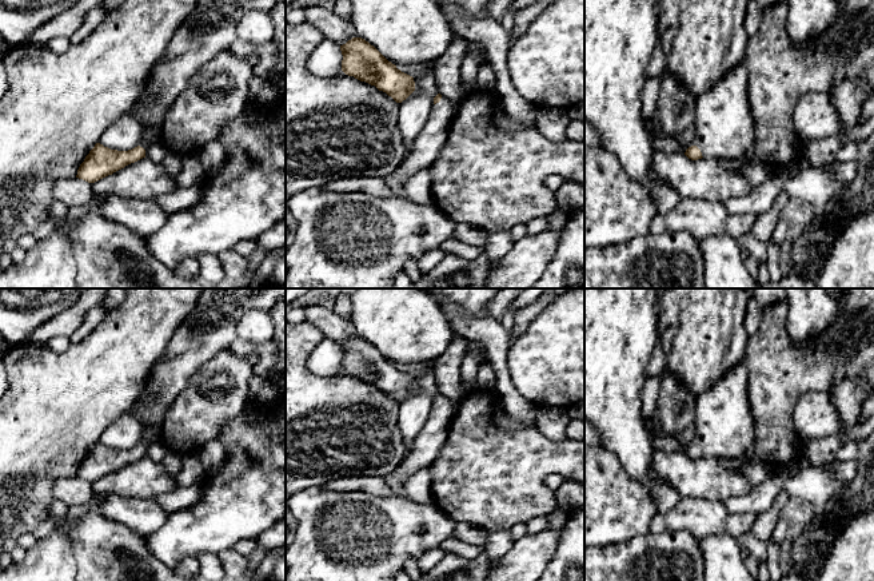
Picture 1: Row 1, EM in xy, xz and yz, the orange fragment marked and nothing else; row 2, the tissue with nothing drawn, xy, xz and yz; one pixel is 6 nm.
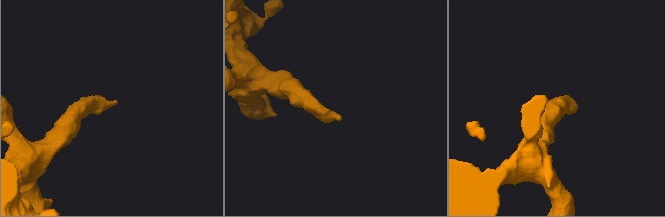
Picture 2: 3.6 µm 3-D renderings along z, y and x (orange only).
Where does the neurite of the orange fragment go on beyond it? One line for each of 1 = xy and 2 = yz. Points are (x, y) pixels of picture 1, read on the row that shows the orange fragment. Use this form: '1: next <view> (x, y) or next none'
1: next xy (148, 138)
2: next yz (723, 126)

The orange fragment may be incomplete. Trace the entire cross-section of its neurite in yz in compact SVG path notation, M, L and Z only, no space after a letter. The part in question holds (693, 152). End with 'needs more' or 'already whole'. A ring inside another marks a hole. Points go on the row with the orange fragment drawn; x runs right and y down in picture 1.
M742 63L697 98L695 142L685 155L691 160L741 159L754 144L754 127Z | needs more

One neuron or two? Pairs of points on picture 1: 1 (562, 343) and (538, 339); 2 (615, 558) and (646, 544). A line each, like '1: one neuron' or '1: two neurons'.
1: one neuron
2: one neuron

